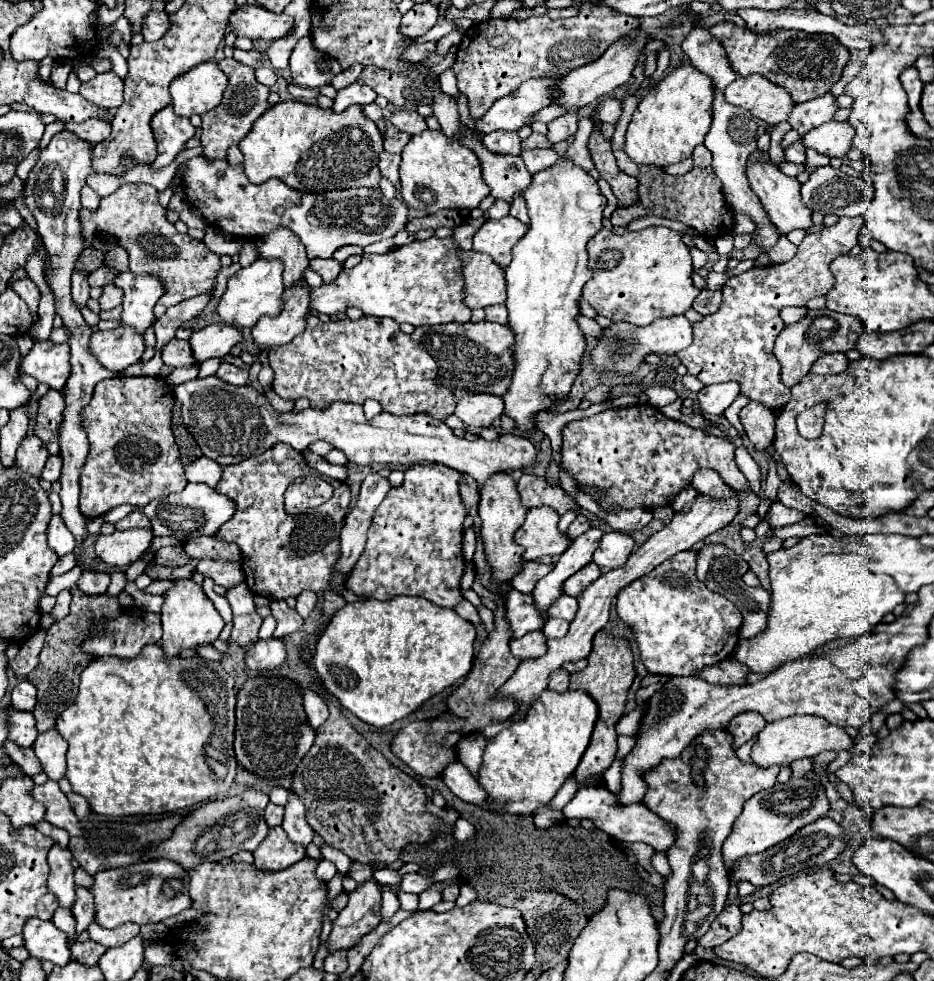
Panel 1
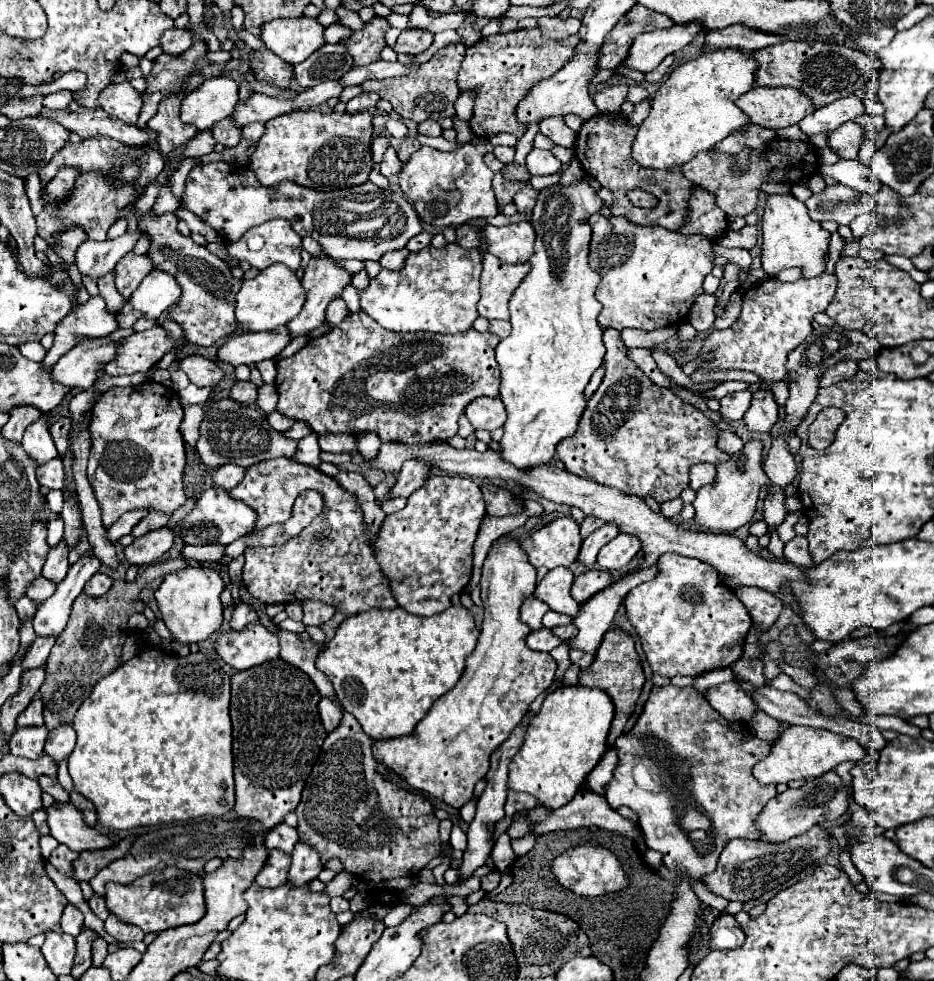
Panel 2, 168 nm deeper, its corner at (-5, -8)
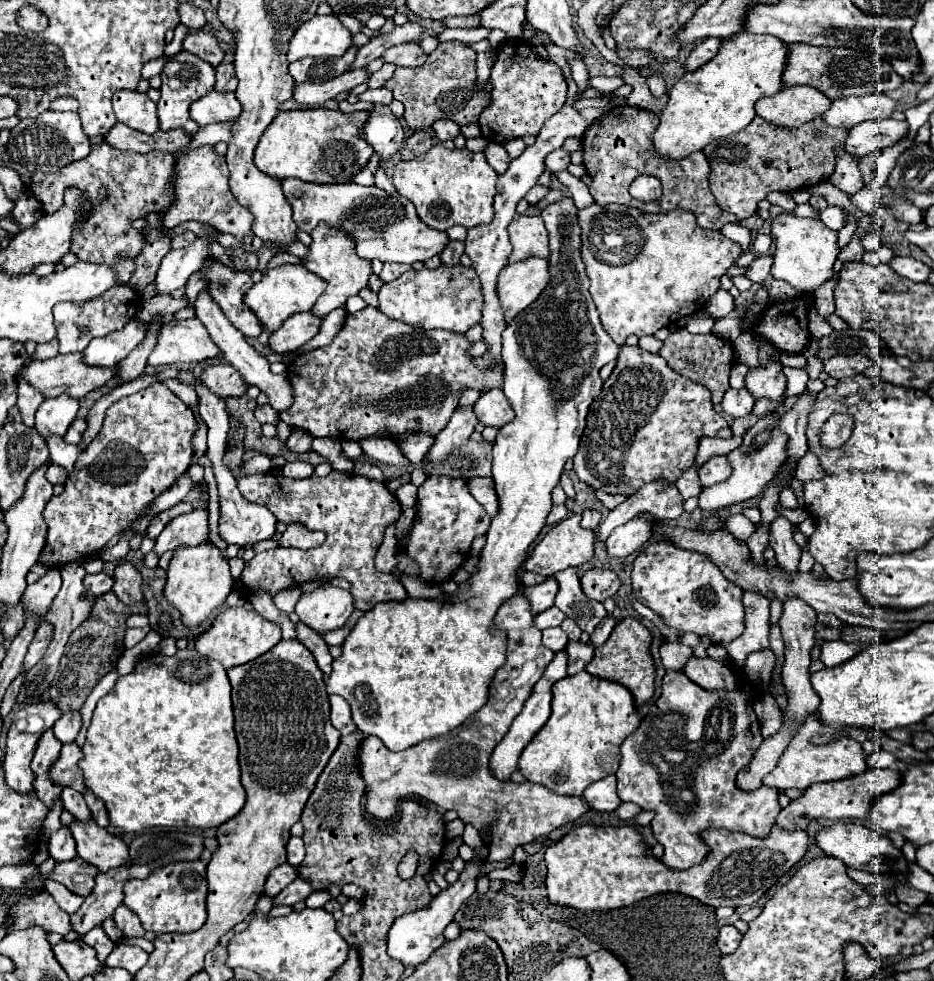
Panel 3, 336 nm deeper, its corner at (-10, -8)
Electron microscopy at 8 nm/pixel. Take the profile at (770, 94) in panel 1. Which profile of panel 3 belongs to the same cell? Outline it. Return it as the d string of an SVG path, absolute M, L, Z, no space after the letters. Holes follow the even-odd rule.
M812 86L782 88L782 92L758 100L756 114L774 126L798 128L832 106L832 100Z

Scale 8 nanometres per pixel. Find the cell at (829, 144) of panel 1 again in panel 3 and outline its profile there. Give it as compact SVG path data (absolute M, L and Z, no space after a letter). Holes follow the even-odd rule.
M884 120L884 122L862 122L854 126L846 138L846 152L856 156L868 156L878 150L884 150L898 140L902 140L910 130L910 124L898 120Z

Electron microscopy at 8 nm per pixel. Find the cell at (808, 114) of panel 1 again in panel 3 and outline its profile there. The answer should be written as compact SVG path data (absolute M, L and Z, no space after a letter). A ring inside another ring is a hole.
M868 94L868 96L850 96L838 98L832 102L832 108L824 112L822 120L830 126L854 128L866 120L886 120L896 110L898 100L888 94Z

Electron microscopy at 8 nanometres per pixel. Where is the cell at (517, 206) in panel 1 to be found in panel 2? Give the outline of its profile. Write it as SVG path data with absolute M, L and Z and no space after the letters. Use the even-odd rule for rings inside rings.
M527 184L523 190L519 190L519 192L515 194L515 198L513 198L513 202L515 202L515 206L517 206L517 212L521 212L521 214L531 214L531 210L533 210L533 206L535 206L535 198L537 198L537 190L535 190L531 184Z

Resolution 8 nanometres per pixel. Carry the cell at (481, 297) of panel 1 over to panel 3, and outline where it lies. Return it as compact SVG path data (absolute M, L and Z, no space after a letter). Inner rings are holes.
M528 258L518 264L508 264L498 276L498 296L506 320L528 308L548 286L548 258Z

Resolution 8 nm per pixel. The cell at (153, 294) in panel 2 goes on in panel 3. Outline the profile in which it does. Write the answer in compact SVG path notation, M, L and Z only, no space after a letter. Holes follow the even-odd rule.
M198 236L190 246L172 250L160 264L156 276L156 292L172 294L176 288L184 286L194 270L198 270L204 258L210 254L210 244L216 242L216 236Z

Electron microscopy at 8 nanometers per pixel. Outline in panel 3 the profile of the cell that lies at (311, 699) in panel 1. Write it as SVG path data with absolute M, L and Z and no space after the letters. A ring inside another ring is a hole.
M330 696L330 706L332 706L332 712L330 712L332 726L340 730L342 736L356 732L356 724L350 714L350 704L342 696Z

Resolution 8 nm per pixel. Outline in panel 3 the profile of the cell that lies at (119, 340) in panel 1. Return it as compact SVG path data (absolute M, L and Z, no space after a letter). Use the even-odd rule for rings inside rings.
M198 318L174 320L162 328L162 336L150 354L148 366L168 366L176 362L198 364L216 356L222 356L220 348Z

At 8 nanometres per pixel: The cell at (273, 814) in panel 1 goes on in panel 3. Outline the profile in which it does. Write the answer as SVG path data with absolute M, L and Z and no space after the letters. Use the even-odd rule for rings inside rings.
M292 836L286 850L288 850L288 862L292 866L300 866L300 862L304 860L304 842L302 842L302 838Z

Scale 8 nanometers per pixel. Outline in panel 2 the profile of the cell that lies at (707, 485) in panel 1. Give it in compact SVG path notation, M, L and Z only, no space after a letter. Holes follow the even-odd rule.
M695 464L691 468L691 488L699 490L717 480L717 470L713 464Z

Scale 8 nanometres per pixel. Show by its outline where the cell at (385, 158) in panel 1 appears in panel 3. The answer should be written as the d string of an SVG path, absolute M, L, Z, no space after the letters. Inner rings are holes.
M374 104L364 126L364 136L382 158L394 156L404 142L402 124L386 104Z

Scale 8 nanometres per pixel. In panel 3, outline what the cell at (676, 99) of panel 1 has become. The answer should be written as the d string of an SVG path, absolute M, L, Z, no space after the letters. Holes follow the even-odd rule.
M738 32L722 38L718 54L692 74L684 74L668 92L670 100L654 132L654 146L662 156L684 158L702 150L716 138L744 130L756 116L754 104L764 96L774 96L782 86L788 48L770 34Z

